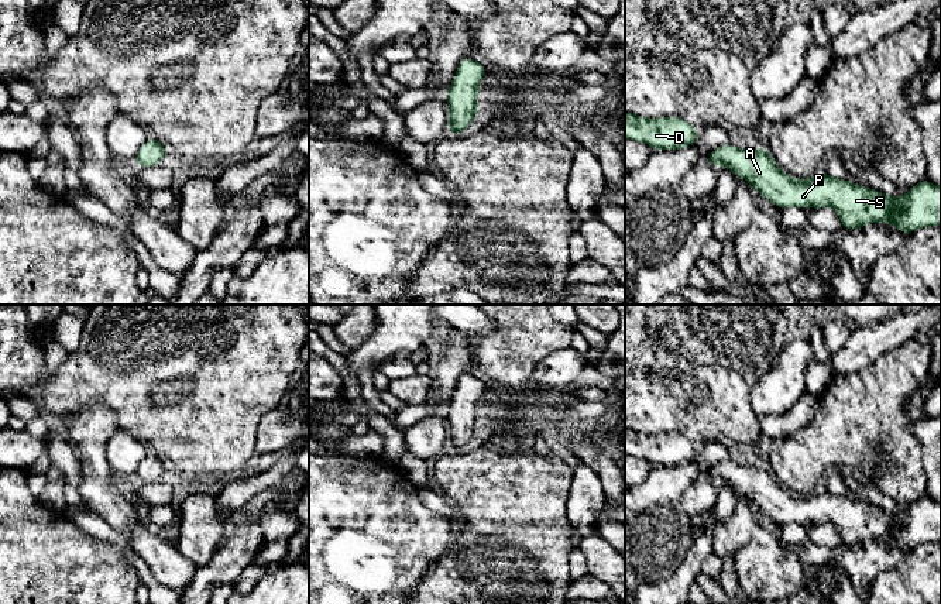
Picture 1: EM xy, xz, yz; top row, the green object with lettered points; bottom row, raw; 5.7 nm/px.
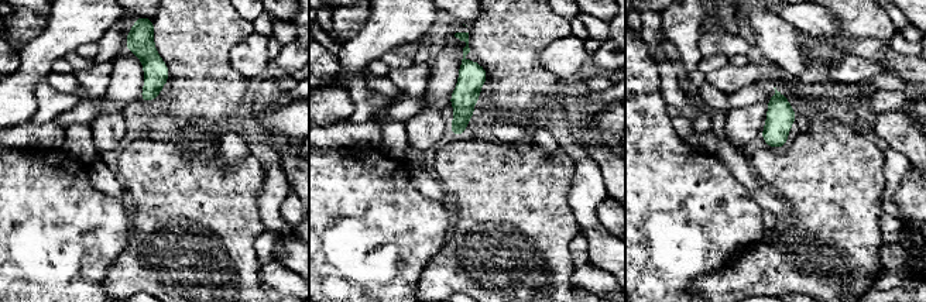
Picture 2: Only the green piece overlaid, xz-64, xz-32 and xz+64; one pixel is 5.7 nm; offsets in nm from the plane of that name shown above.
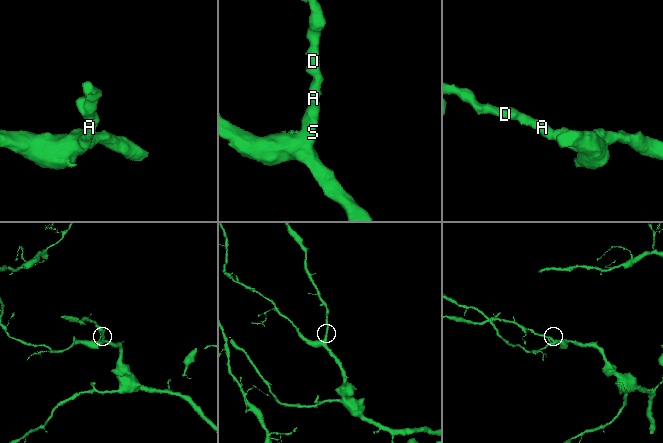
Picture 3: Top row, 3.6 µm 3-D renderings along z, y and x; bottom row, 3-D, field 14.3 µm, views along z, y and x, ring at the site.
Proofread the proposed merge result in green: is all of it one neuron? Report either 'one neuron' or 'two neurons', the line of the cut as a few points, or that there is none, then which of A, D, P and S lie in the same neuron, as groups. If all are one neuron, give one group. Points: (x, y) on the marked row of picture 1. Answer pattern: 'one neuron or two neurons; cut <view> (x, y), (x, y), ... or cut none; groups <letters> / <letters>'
one neuron; cut none; groups A D P S

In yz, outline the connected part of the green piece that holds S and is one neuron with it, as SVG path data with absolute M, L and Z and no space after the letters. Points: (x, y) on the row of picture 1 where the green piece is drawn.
M727 144L711 151L705 162L728 168L779 209L832 207L846 230L889 222L911 234L921 227L941 226L941 186L927 178L904 196L885 195L822 171L803 181L786 175L763 145L742 150Z

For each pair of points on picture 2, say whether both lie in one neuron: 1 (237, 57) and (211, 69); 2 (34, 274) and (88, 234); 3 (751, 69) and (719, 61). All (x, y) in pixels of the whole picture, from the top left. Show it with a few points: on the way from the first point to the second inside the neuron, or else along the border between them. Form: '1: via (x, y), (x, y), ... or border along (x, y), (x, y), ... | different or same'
1: border along (249, 34), (229, 52), (229, 64), (247, 79) | different
2: via (47, 261), (75, 234) | same
3: border along (729, 62), (706, 74) | different

